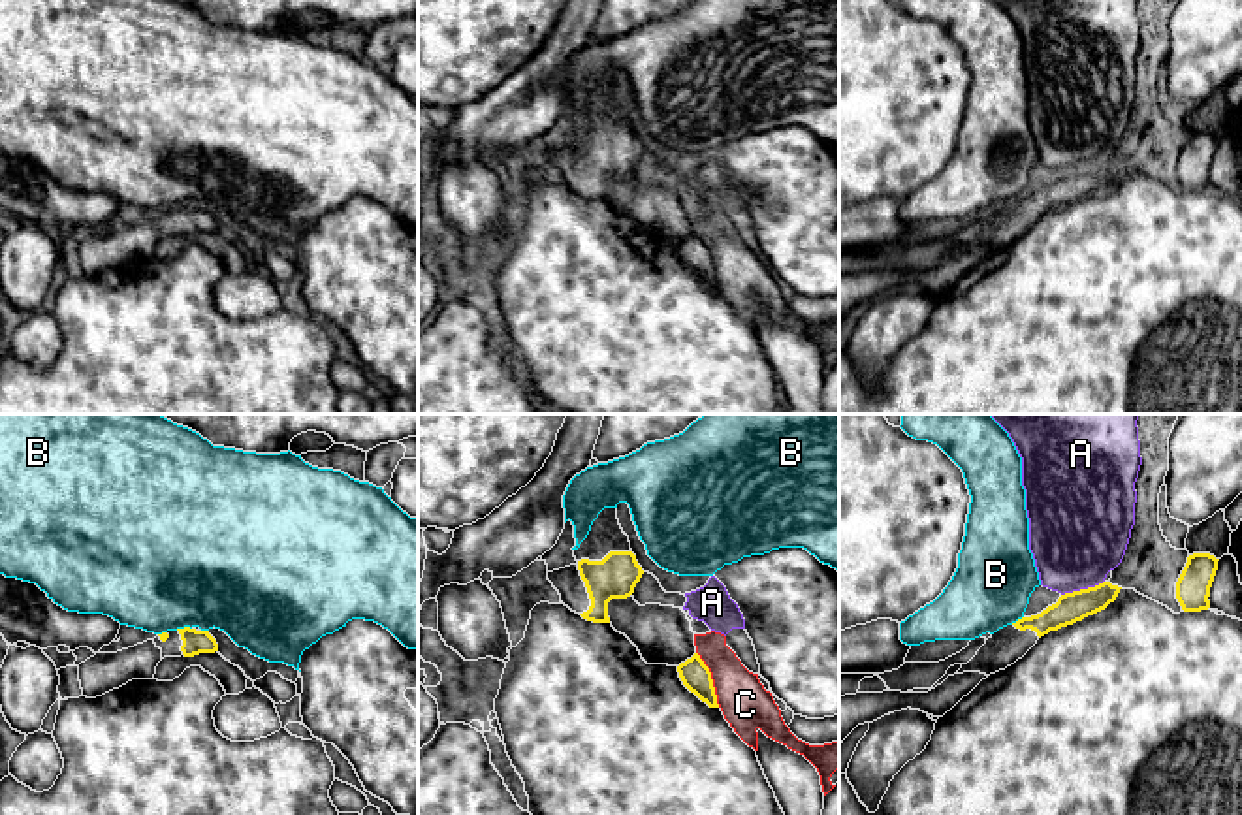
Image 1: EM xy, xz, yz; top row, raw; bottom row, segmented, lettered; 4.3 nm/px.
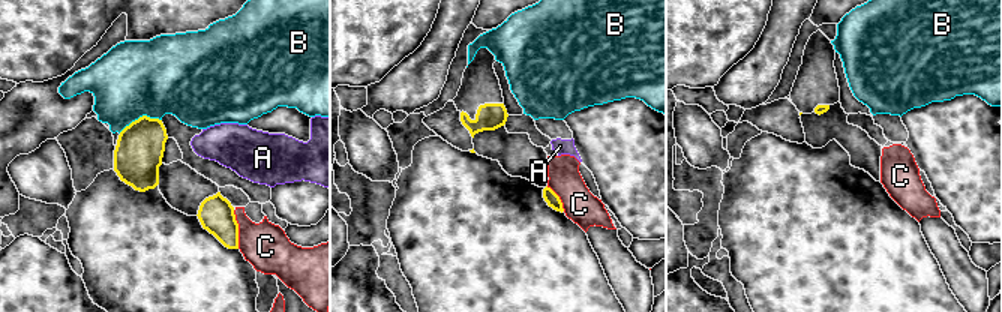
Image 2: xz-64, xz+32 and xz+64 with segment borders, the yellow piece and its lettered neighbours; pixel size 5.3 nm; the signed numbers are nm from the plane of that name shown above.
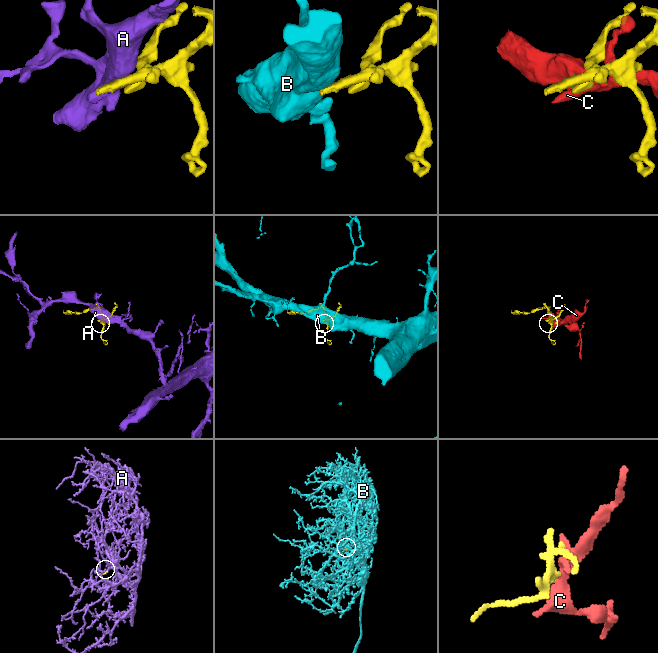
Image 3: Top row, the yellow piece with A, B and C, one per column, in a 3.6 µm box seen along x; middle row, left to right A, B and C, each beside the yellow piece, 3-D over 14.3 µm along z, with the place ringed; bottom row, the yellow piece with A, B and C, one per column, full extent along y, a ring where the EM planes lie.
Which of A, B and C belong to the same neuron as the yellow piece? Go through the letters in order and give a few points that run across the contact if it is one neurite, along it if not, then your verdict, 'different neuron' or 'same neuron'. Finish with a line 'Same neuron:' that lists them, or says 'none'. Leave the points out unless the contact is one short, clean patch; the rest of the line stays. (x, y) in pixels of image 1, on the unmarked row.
A: line yz (1103, 159), (1062, 174); different neuron
B: line xy (191, 206), (175, 207); different neuron
C: different neuron
Same neuron: none

